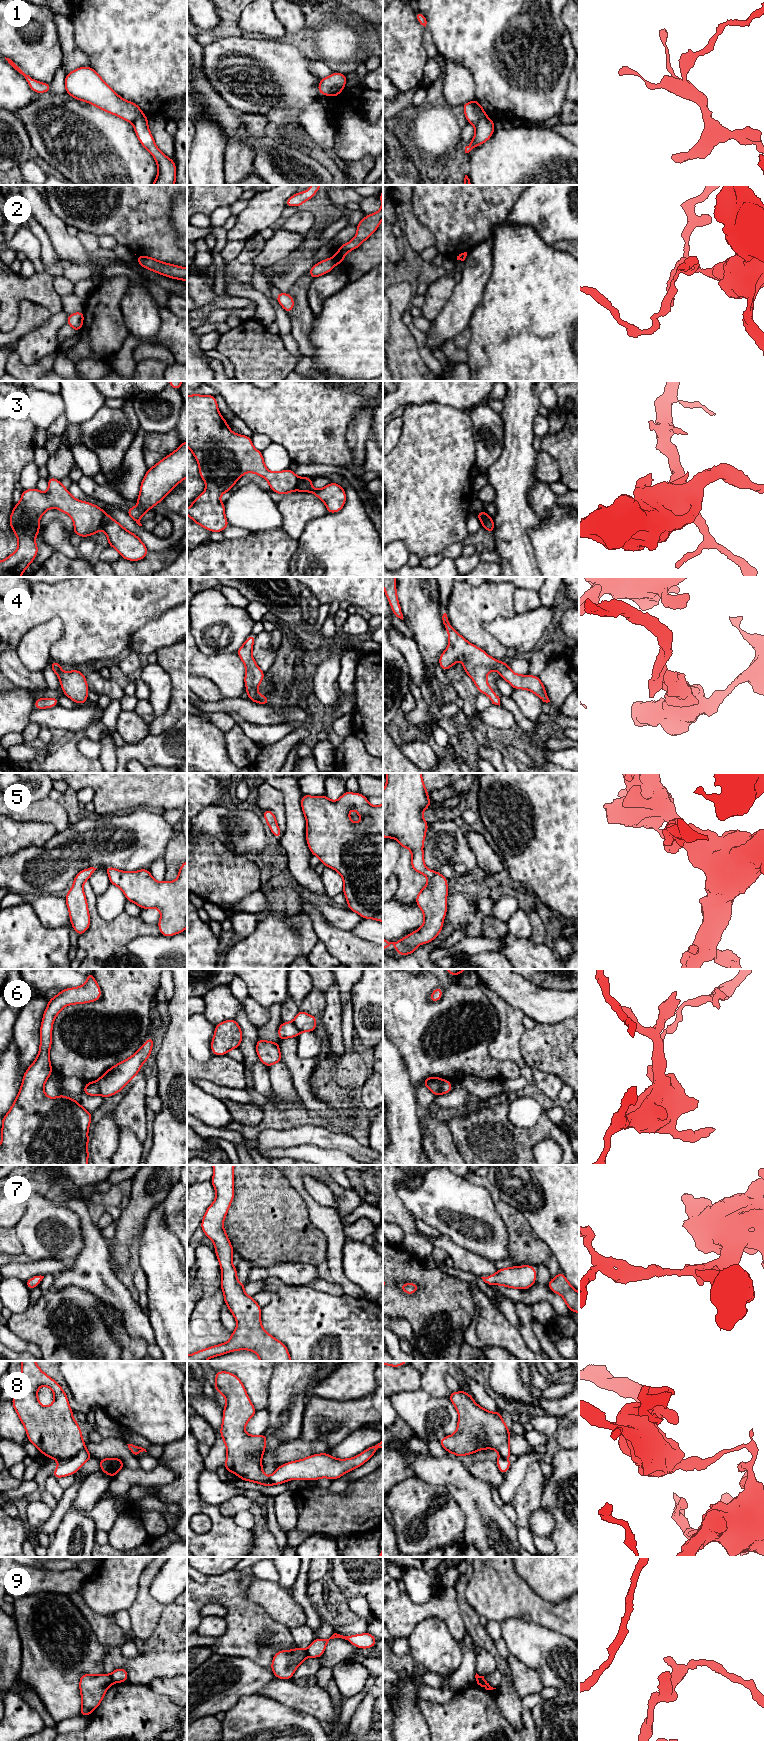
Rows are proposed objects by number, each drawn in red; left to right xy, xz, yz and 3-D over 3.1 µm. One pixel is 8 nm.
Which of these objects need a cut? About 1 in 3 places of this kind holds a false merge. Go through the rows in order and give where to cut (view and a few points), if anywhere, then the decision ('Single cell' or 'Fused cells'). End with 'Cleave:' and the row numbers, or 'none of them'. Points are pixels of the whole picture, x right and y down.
1: Split along xz (342, 88), (336, 88), (331, 95). Fused cells
2: Split along xz (332, 258), (335, 263). Fused cells
3: Split along xy (105, 513), (100, 527). Fused cells
4: No split. Single cell
5: No split. Single cell
6: Split along yz (444, 1080), (440, 1093). Fused cells
7: No split. Single cell
8: Split along xy (84, 1446), (75, 1455), (59, 1462). Fused cells
9: Split along xy (109, 1675), (113, 1682). Fused cells
Cleave: 1, 2, 3, 6, 8, 9

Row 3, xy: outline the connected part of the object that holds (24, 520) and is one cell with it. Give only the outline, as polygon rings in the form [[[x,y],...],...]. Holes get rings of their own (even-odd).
[[[50,476],[48,477],[48,487],[49,489],[46,493],[39,491],[37,488],[23,490],[21,500],[14,505],[9,523],[12,531],[16,534],[18,548],[6,559],[0,561],[0,577],[20,577],[36,558],[38,546],[34,538],[40,532],[39,520],[48,509],[57,508],[69,515],[74,523],[73,534],[75,535],[88,537],[100,531],[102,521],[106,514],[101,507],[75,499],[69,493],[68,489],[61,484],[60,480]]]

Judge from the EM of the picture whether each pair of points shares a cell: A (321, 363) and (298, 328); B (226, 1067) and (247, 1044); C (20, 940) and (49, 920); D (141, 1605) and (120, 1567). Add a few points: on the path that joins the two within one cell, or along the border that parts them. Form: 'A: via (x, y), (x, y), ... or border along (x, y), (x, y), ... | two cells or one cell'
A: border along (312, 329), (310, 342), (313, 353), (310, 356) | two cells
B: border along (243, 1063), (246, 1085) | two cells
C: border along (29, 904), (44, 926), (65, 926) | two cells
D: border along (142, 1572), (139, 1577), (136, 1598), (127, 1610) | two cells

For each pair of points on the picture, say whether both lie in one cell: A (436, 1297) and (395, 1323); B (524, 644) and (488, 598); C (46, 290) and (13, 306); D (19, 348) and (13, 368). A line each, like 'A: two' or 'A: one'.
A: two
B: two
C: one
D: two

